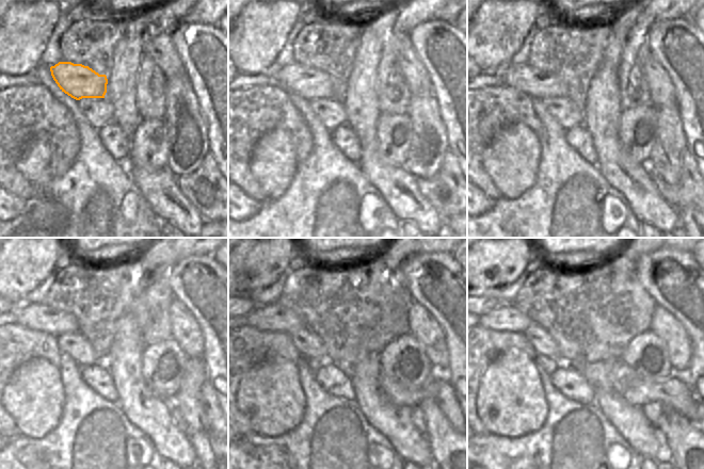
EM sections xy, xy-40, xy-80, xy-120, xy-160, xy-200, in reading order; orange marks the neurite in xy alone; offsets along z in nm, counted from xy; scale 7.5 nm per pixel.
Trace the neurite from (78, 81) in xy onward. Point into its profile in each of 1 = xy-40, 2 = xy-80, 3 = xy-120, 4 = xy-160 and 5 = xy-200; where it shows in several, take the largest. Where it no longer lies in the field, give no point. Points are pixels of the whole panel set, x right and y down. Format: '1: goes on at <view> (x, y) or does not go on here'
1: goes on at xy-40 (308, 83)
2: goes on at xy-80 (536, 83)
3: goes on at xy-120 (41, 318)
4: goes on at xy-160 (268, 318)
5: goes on at xy-200 (506, 318)

